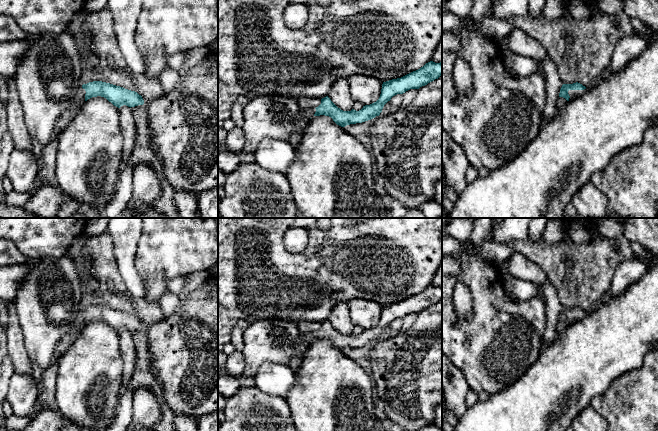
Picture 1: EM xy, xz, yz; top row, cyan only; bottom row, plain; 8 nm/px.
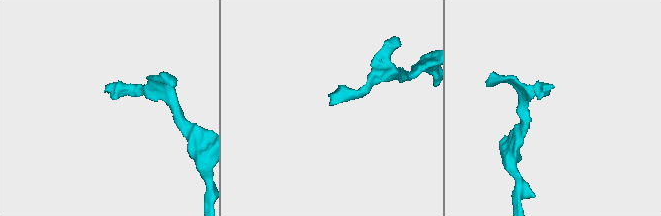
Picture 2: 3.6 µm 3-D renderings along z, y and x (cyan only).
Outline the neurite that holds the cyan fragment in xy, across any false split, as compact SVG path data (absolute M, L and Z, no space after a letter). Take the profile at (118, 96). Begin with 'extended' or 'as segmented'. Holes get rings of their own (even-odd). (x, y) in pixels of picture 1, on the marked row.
extended | M93 81L83 84L77 92L76 102L64 111L57 121L58 134L73 120L80 106L92 97L101 96L106 98L114 106L120 108L123 105L135 107L143 105L144 100L135 91L125 89L102 81Z

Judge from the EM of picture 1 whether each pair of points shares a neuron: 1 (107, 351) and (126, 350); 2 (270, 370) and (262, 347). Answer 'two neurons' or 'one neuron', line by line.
1: two neurons
2: two neurons

